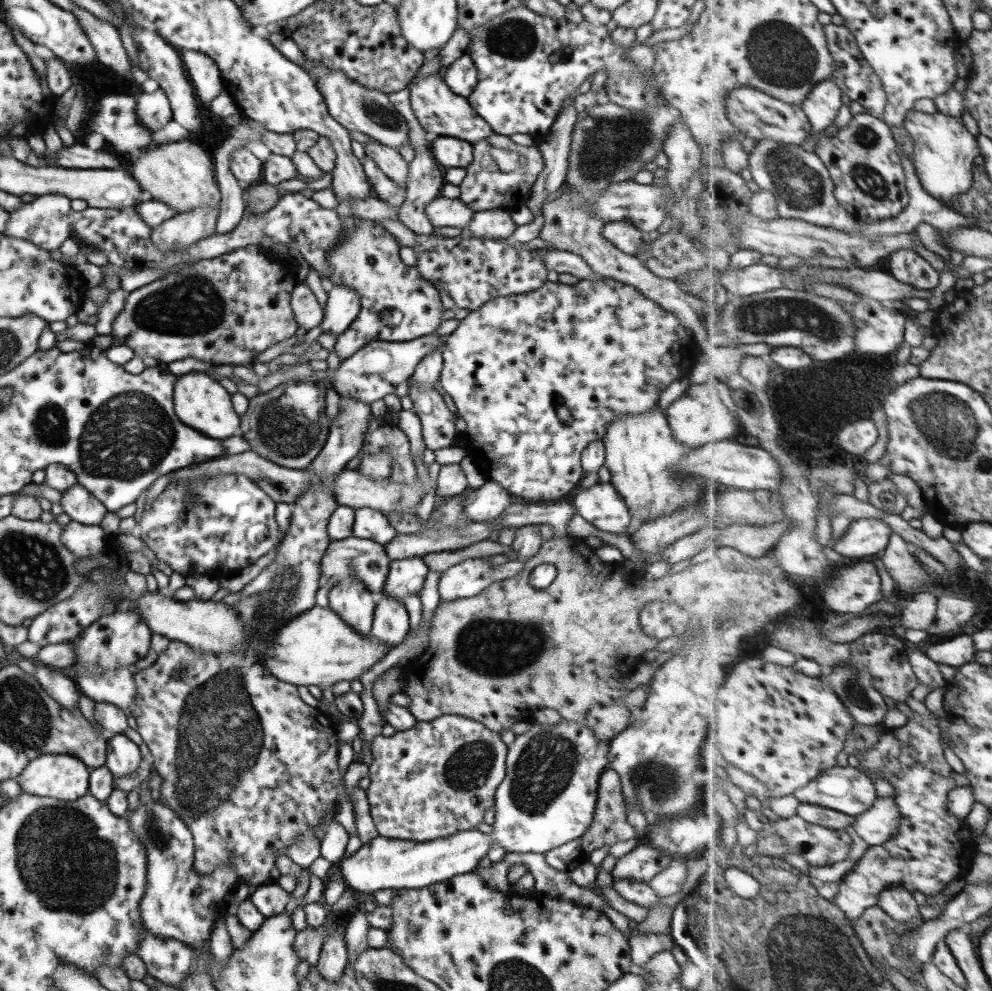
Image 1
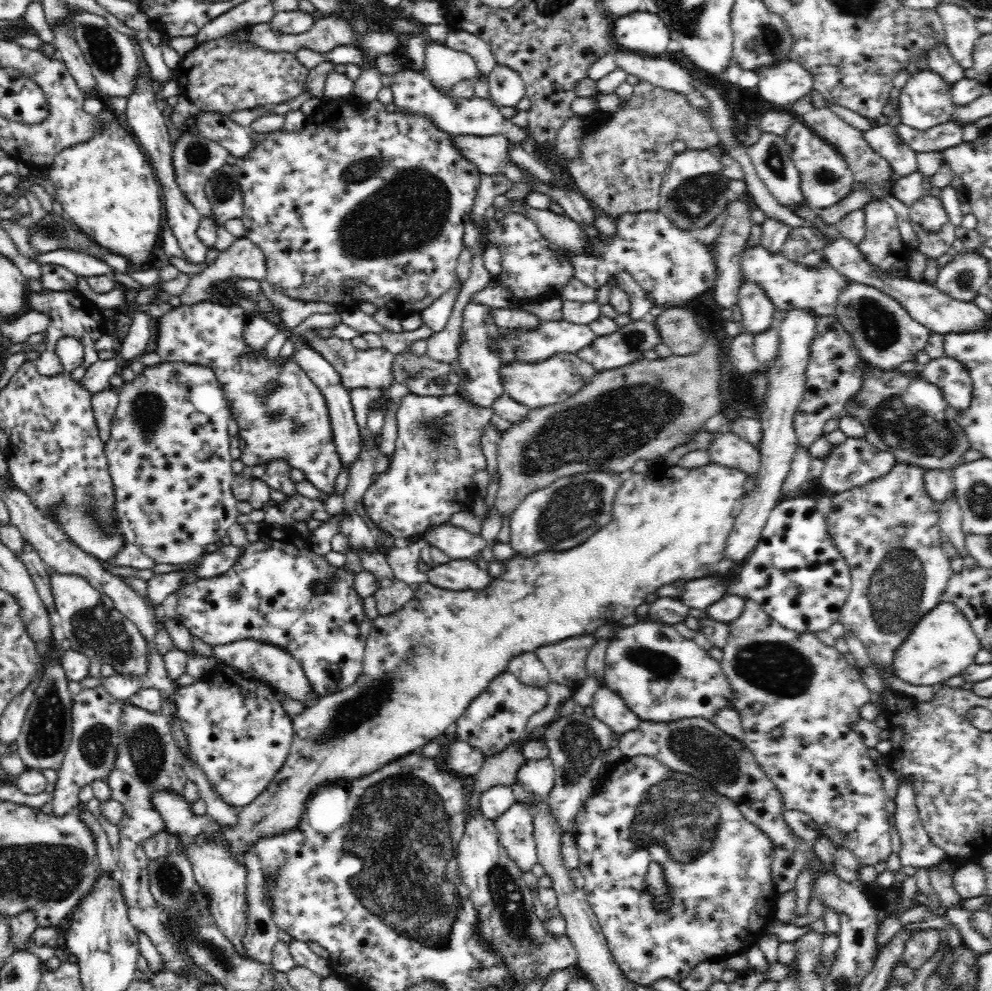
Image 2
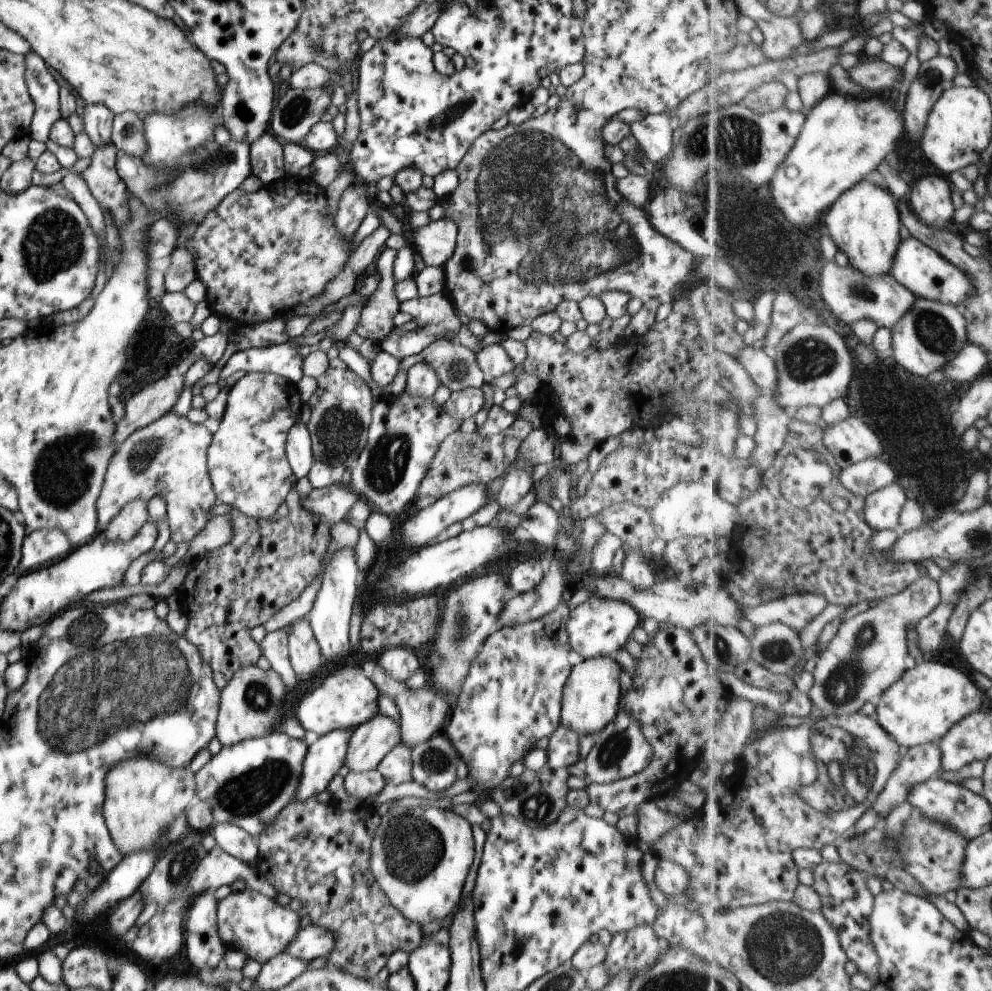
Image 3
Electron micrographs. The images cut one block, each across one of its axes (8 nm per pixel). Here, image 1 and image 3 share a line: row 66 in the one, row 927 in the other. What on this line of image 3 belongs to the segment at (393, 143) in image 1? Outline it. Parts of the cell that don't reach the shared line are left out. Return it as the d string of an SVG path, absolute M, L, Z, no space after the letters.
M305 926L293 936L282 952L292 958L299 958L303 962L311 962L315 958L326 959L327 954L333 950L335 938L321 926Z

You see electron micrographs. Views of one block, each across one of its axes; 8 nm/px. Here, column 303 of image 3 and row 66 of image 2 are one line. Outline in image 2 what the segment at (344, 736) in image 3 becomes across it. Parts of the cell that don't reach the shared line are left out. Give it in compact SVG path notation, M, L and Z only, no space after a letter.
M786 60L774 62L774 64L766 64L766 66L758 66L753 72L758 76L756 91L762 98L773 102L779 108L785 109L788 102L802 98L804 94L808 94L813 89L812 75L793 61Z

